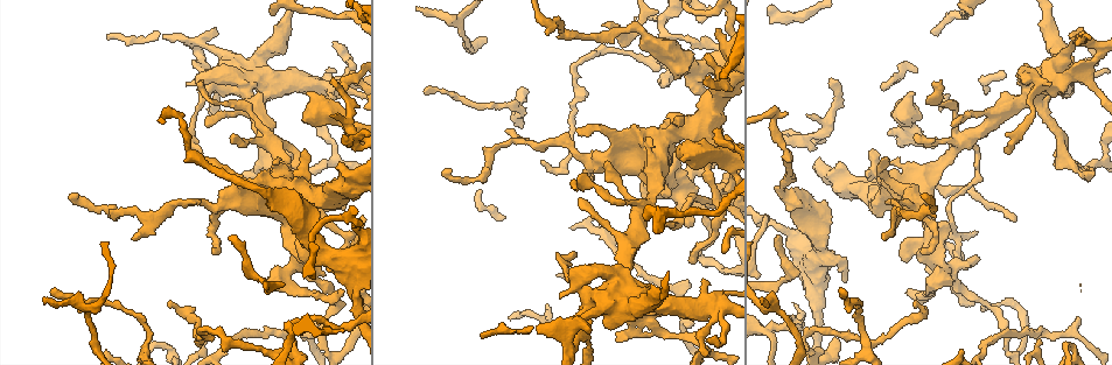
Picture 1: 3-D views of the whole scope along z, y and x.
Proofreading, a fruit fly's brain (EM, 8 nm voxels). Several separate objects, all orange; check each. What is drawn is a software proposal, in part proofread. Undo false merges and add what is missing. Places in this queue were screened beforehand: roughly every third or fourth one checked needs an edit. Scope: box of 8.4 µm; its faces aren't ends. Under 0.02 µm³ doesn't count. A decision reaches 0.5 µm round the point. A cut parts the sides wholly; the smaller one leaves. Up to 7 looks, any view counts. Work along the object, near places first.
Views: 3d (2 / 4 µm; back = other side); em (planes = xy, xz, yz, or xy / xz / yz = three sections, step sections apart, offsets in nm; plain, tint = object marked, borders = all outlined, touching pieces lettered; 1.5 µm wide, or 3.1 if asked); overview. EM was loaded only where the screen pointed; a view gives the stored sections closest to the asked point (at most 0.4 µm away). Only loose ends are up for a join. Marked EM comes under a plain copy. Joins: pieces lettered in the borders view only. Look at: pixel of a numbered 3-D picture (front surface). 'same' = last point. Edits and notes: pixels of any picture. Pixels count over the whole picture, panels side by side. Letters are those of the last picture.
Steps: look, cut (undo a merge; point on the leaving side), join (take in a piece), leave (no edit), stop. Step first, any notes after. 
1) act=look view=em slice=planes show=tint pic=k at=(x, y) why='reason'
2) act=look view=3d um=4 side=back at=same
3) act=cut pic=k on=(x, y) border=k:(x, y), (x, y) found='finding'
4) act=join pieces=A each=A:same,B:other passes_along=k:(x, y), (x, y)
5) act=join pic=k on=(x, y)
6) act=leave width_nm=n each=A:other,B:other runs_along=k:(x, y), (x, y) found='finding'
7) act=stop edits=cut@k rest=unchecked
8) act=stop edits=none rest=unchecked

act=look view=3d um=2 side=back pic=1 at=(775, 115)

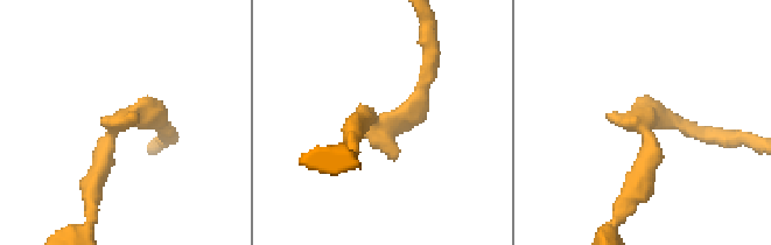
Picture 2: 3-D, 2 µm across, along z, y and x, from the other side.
act=look view=em slice=planes show=borders pic=2 at=(645, 116) why='shape alone is not enough'

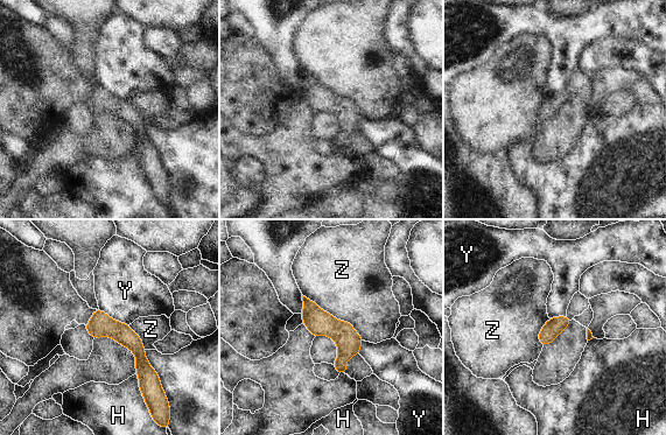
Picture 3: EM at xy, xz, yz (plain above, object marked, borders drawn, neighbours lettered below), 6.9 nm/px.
act=leave each=H:other,Y:other,Z:other border=3:(302, 294), (348, 321), (364, 339) found='continuous, no second cell'

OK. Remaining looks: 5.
act=look view=3d um=2 pic=1 at=(913, 93) why='free end'

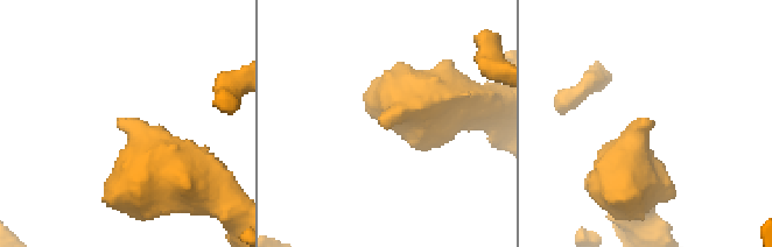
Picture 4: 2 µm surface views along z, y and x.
act=look view=em slice=planes show=borders pic=4 at=(117, 118) why='need the tissue'

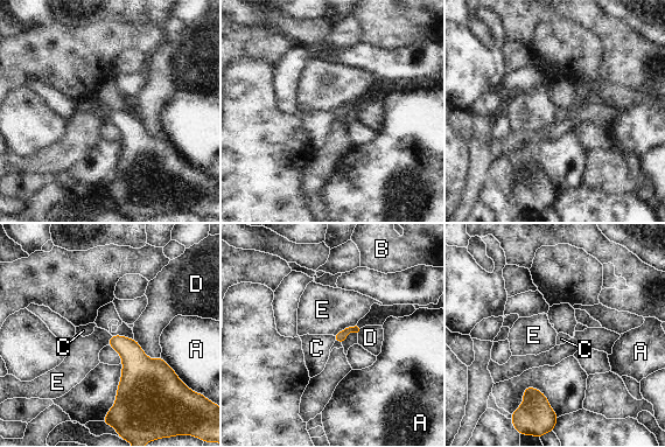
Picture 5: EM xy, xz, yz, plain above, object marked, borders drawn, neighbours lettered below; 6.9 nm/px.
act=join pieces=C each=A:other,B:other,C:same,D:other,E:other found='it goes on there'

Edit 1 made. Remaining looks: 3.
act=stop edits=join@5 rest=unchecked

